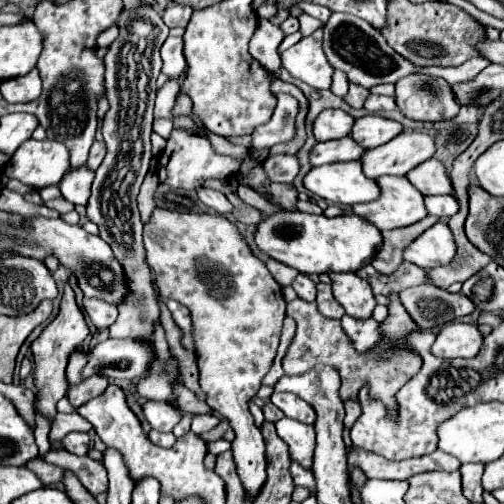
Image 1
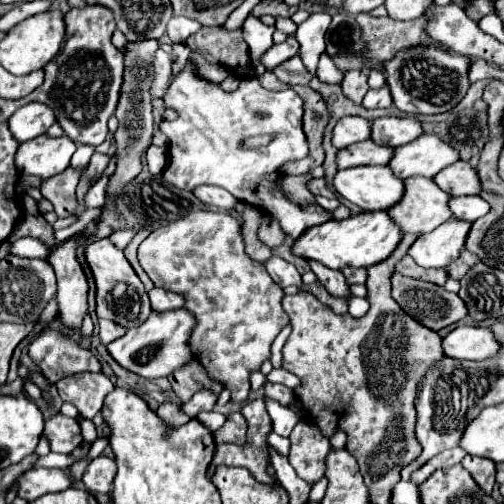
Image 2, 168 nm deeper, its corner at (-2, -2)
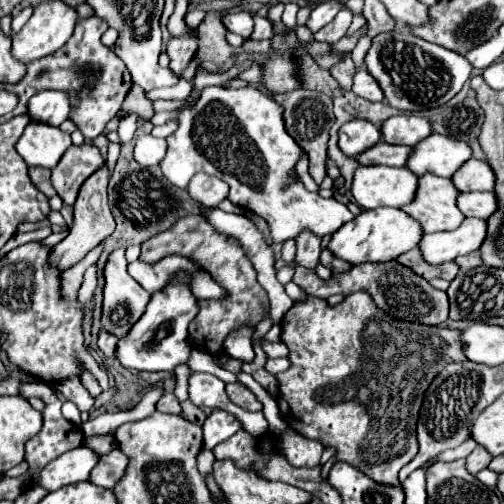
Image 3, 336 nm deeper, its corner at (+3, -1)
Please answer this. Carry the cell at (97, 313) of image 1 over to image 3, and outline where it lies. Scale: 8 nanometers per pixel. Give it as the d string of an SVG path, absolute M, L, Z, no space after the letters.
M100 330L100 334L98 334L98 348L100 348L106 356L114 356L114 352L116 352L116 342L118 342L116 336L112 336L112 334L106 332L106 330Z

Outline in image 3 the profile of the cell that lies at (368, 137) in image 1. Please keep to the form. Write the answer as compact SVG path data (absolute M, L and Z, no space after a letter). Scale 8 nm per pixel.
M398 114L384 120L380 132L382 132L382 140L388 144L416 146L420 140L432 134L432 128L426 118L414 114Z

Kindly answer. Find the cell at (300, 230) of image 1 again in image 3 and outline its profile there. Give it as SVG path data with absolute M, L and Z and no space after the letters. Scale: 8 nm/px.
M378 208L378 210L362 210L354 220L340 226L338 232L330 236L328 250L348 262L348 260L378 260L388 262L398 258L400 254L416 248L416 244L422 238L420 224L410 218L406 212L396 208Z

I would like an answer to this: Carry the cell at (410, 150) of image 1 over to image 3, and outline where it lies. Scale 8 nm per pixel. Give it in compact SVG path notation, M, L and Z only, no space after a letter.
M432 134L424 142L412 148L406 168L416 174L436 174L442 178L452 178L452 174L472 156L466 142L446 138L442 134Z

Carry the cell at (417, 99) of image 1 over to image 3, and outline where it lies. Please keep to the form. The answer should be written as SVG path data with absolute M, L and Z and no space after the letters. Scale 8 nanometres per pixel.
M382 32L372 38L372 50L366 54L366 68L368 72L378 80L388 104L392 108L404 110L404 112L418 112L418 110L430 110L446 104L452 100L464 86L464 82L470 78L470 72L474 66L460 54L448 52L446 48L440 48L432 42L420 40L418 36L412 36L412 32Z

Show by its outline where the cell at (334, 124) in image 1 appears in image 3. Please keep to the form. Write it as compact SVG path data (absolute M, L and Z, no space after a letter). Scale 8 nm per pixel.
M354 118L352 122L346 122L338 130L338 146L350 158L374 146L376 142L380 142L380 138L382 138L380 128L364 118Z

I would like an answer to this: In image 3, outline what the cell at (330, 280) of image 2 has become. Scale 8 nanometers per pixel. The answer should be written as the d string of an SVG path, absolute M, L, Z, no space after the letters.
M302 232L296 238L296 260L294 262L304 268L314 270L320 264L320 252L322 252L320 238L316 238L314 234Z

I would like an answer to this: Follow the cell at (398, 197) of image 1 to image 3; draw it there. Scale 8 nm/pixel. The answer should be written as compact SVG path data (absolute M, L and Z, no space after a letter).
M424 174L418 180L414 200L402 206L402 210L420 222L422 232L454 230L464 220L464 214L456 206L456 196L458 190L452 180Z

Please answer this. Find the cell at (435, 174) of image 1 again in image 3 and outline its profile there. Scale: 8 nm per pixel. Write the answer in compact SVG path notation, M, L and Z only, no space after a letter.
M468 160L468 164L460 166L460 172L452 176L454 186L460 192L486 192L494 188L494 172L492 168L482 160Z

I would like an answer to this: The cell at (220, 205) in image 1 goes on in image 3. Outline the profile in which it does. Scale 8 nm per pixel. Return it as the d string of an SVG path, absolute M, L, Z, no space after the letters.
M196 174L188 184L188 194L192 200L216 208L222 200L228 198L228 184L216 176L208 174Z

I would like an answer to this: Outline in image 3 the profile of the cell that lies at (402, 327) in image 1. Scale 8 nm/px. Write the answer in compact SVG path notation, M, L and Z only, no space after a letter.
M354 292L338 306L308 296L304 302L294 302L280 324L280 340L290 350L290 368L276 376L280 382L278 406L286 424L306 438L320 440L324 448L336 448L338 460L360 468L378 484L400 486L400 468L418 454L416 422L428 384L446 364L464 360L460 330L444 330L416 322L400 324L400 320L380 312L368 292Z

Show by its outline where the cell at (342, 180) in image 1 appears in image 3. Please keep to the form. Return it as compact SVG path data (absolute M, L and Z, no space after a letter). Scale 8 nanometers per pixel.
M360 166L354 172L352 196L364 210L380 206L400 208L414 200L416 186L418 178L408 168Z

